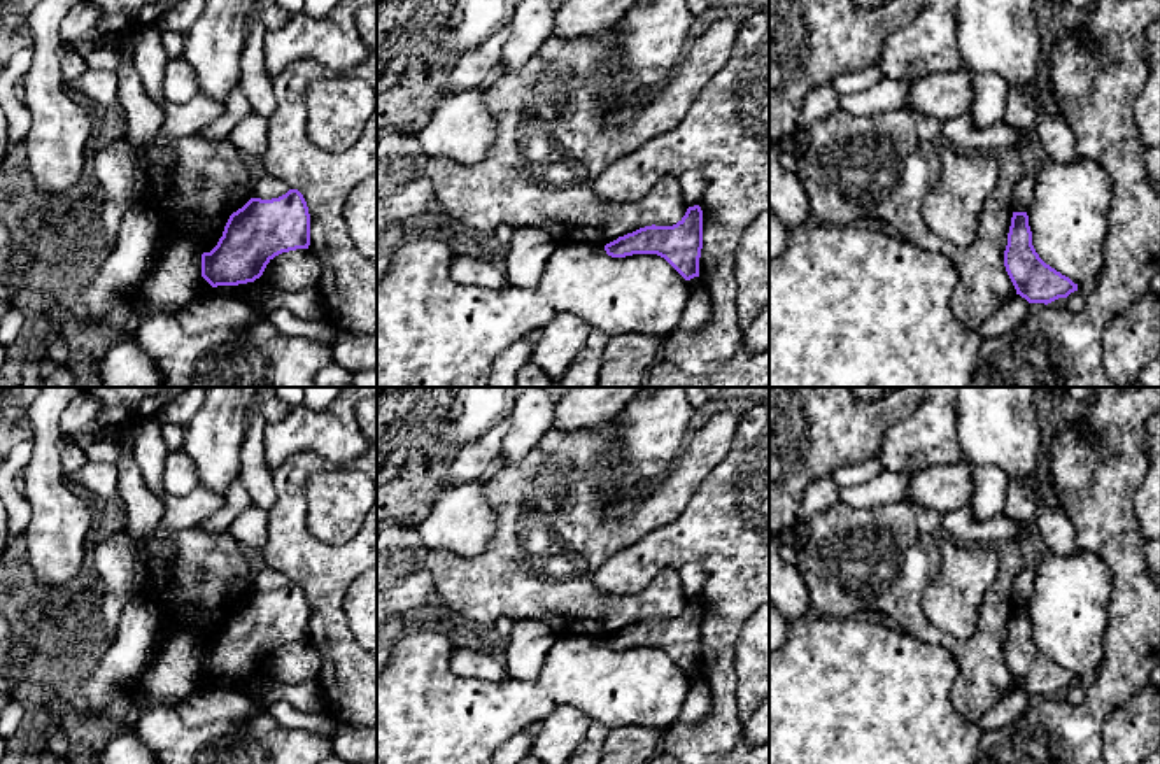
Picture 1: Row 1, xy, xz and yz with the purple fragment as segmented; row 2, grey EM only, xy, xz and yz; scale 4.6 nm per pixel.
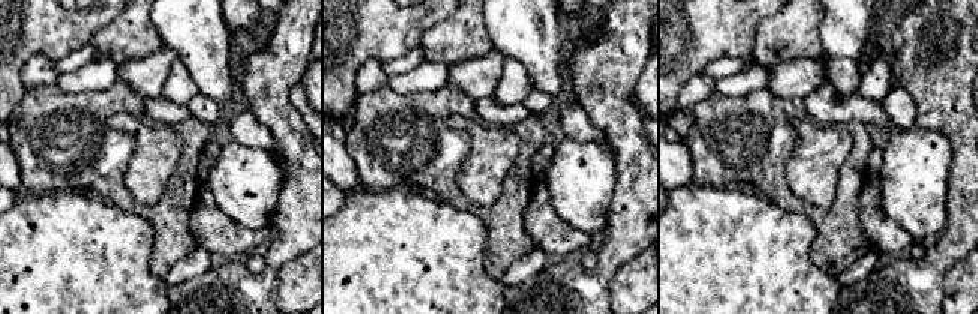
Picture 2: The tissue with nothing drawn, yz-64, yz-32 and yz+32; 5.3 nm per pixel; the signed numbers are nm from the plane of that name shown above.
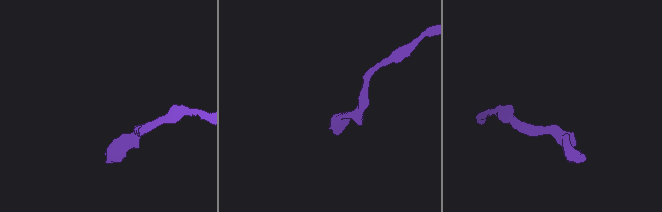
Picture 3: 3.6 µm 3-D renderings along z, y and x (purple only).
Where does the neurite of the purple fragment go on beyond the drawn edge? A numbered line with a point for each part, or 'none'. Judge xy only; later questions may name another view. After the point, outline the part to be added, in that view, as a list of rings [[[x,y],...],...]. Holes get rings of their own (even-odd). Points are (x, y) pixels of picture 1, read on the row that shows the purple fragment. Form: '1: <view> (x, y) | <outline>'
none

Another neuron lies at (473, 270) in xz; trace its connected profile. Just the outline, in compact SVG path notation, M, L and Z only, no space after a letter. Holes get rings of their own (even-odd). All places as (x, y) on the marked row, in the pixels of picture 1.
M464 252L454 254L450 275L459 284L487 289L499 289L508 284L506 272L491 258L470 256Z

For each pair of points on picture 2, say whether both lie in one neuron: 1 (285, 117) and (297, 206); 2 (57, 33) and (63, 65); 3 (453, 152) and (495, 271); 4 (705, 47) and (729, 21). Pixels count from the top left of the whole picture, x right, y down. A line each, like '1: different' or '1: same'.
1: same
2: different
3: same
4: same

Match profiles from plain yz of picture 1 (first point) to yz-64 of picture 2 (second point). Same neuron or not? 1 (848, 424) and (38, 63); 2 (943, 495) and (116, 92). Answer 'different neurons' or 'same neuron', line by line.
1: different neurons
2: different neurons

